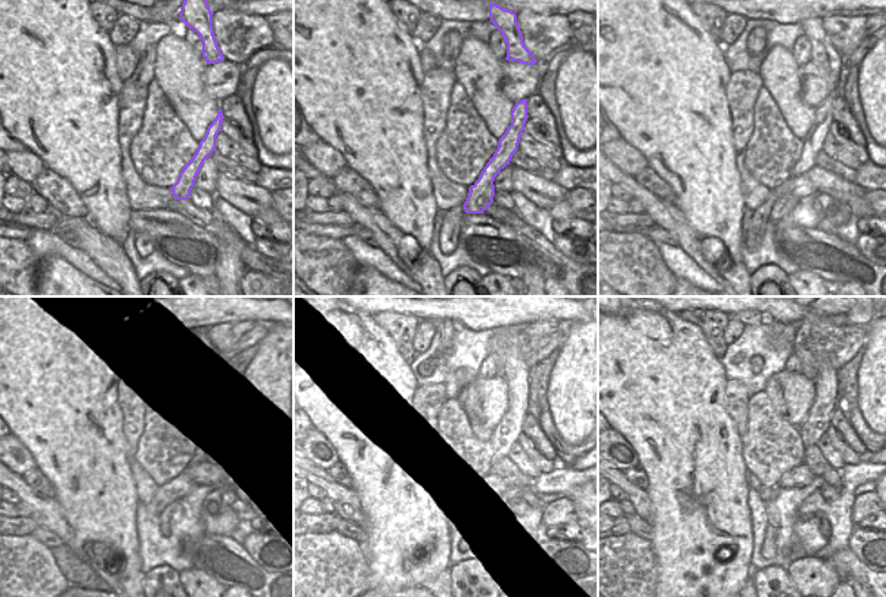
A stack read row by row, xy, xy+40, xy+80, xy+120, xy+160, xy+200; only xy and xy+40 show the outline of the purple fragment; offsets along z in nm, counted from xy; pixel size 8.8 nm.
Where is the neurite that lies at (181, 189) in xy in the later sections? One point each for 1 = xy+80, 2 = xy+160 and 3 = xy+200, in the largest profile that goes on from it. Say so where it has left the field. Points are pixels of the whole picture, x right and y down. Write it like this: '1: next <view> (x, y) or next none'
1: next xy+80 (813, 140)
2: next xy+160 (504, 437)
3: next xy+200 (818, 419)

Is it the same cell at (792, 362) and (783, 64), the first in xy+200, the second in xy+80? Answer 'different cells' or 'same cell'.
different cells

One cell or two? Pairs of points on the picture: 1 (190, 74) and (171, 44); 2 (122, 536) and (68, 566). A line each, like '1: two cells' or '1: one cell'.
1: one cell
2: two cells

